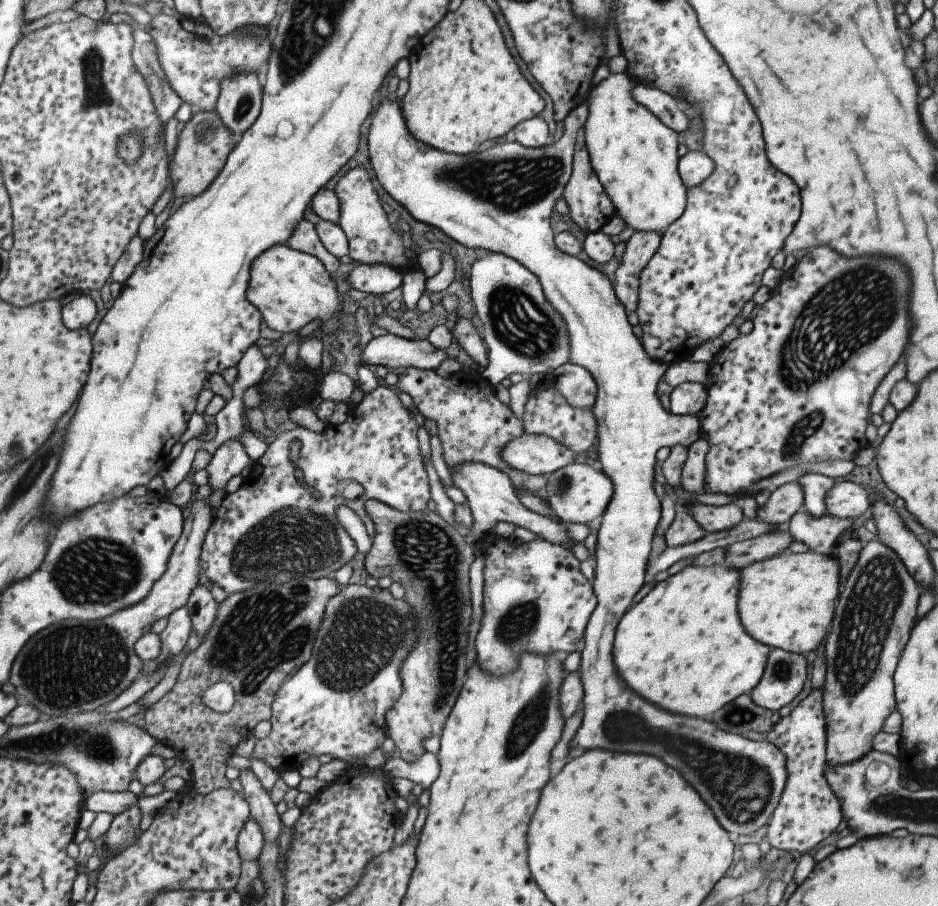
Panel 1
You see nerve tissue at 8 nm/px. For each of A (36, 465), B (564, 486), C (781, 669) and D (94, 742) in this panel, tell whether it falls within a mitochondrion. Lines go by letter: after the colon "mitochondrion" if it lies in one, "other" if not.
A: mitochondrion
B: mitochondrion
C: mitochondrion
D: mitochondrion

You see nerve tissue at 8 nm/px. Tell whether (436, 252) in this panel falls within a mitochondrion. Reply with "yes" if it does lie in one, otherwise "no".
no

